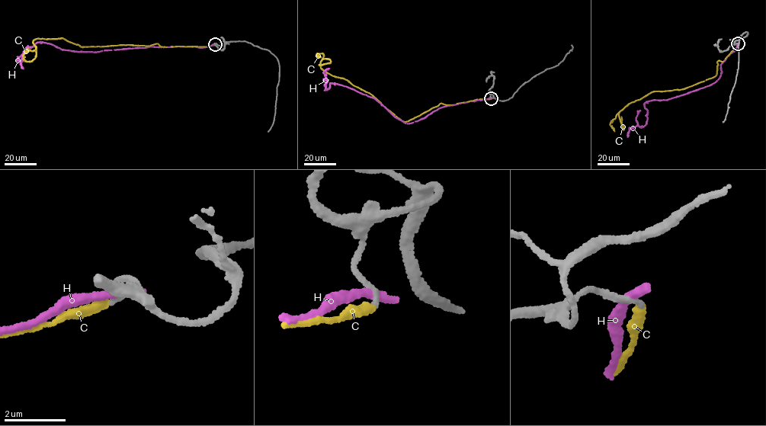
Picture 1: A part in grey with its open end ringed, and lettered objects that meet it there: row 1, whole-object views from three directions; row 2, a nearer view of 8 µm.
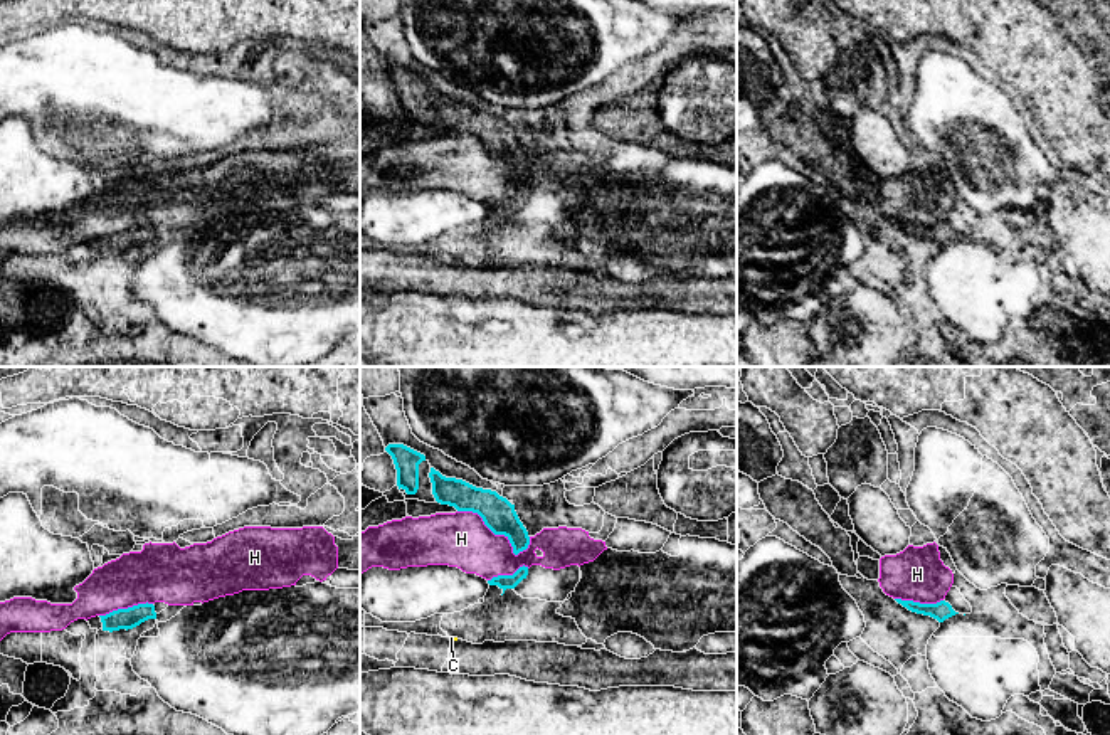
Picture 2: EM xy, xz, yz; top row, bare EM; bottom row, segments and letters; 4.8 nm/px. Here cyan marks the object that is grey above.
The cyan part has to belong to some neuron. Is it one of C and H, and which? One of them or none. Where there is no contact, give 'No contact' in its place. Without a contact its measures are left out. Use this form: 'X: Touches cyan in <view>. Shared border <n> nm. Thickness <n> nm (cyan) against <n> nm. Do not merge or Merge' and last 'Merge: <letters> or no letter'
C: No contact. Merge
H: Touches cyan in xz. Shared border 380 nm. Thickness 160 nm (cyan) against 260 nm. Do not merge
Merge: C

